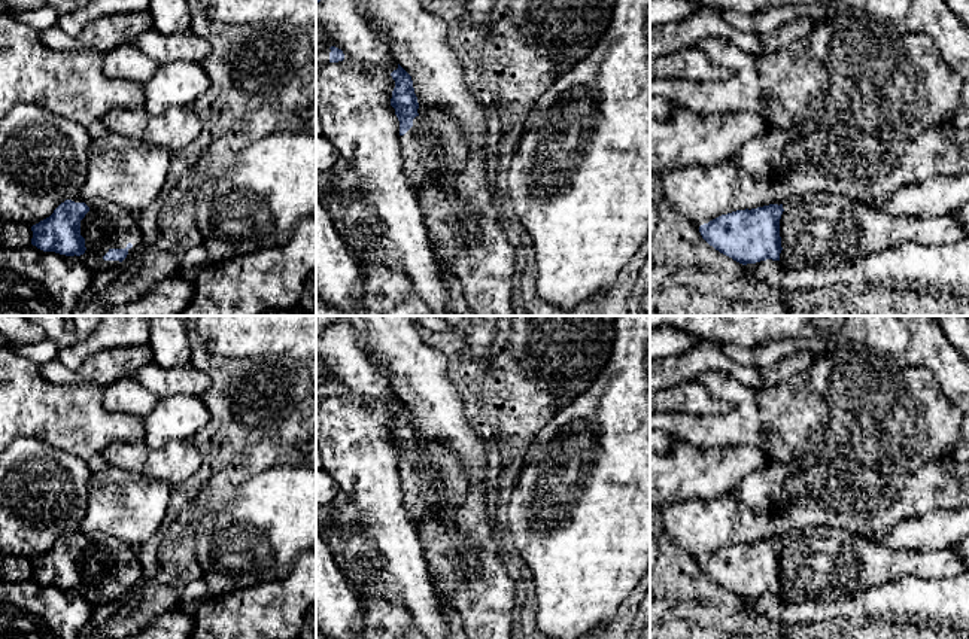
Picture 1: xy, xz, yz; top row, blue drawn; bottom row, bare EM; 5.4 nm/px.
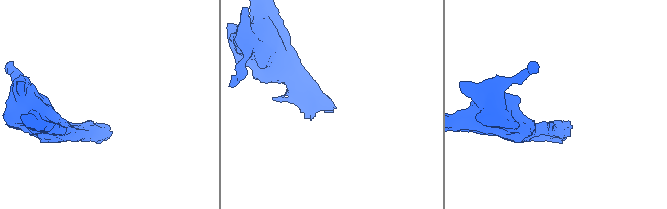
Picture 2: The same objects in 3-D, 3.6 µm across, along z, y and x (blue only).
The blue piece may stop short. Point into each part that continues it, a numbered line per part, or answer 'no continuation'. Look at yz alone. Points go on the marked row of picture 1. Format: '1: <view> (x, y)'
1: yz (825, 230)

